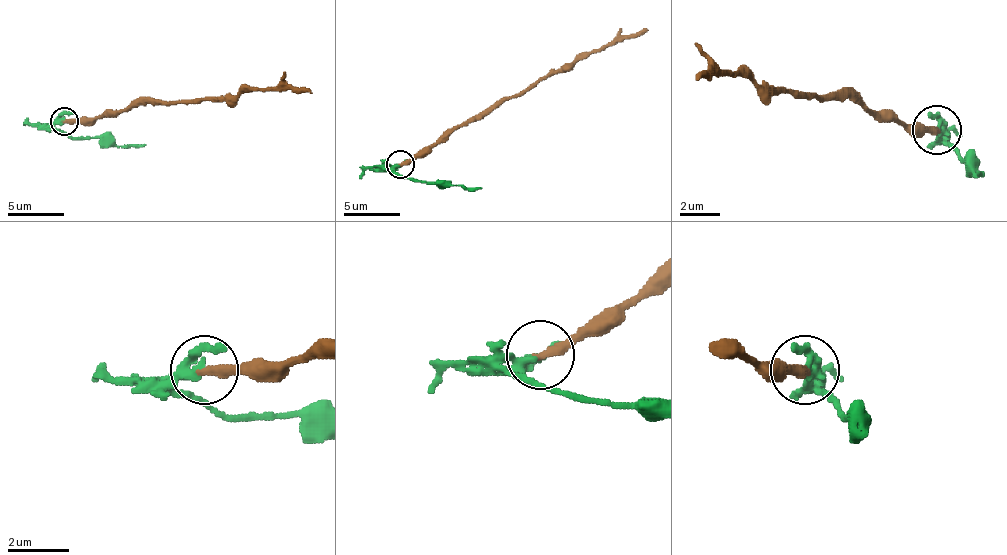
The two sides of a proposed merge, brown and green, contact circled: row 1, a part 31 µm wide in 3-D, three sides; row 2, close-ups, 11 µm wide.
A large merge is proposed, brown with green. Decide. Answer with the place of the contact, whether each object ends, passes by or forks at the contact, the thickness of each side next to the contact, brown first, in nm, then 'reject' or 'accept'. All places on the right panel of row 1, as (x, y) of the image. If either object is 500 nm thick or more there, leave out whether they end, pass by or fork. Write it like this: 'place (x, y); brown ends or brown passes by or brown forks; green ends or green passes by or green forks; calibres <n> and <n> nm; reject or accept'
place (936, 129); brown ends; green passes by; calibres 340 and 280 nm; reject

